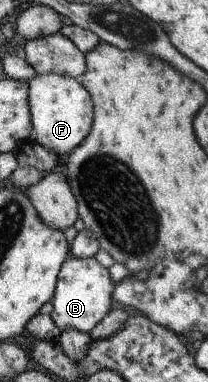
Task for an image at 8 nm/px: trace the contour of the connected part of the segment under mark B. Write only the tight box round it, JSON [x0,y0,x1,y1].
[50,256,115,333]

